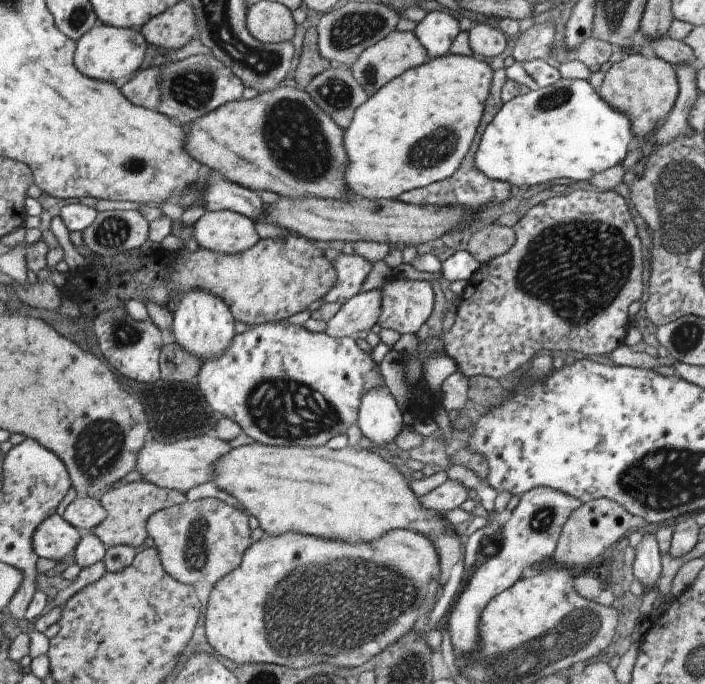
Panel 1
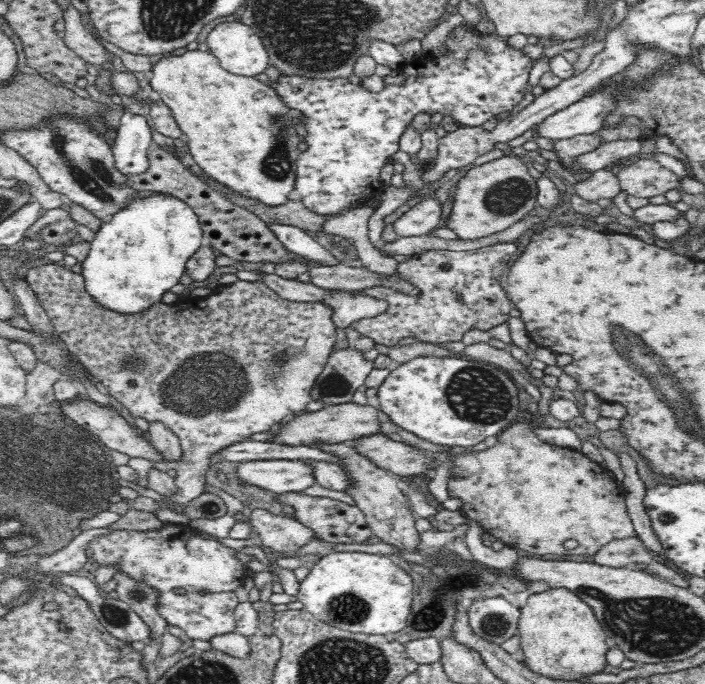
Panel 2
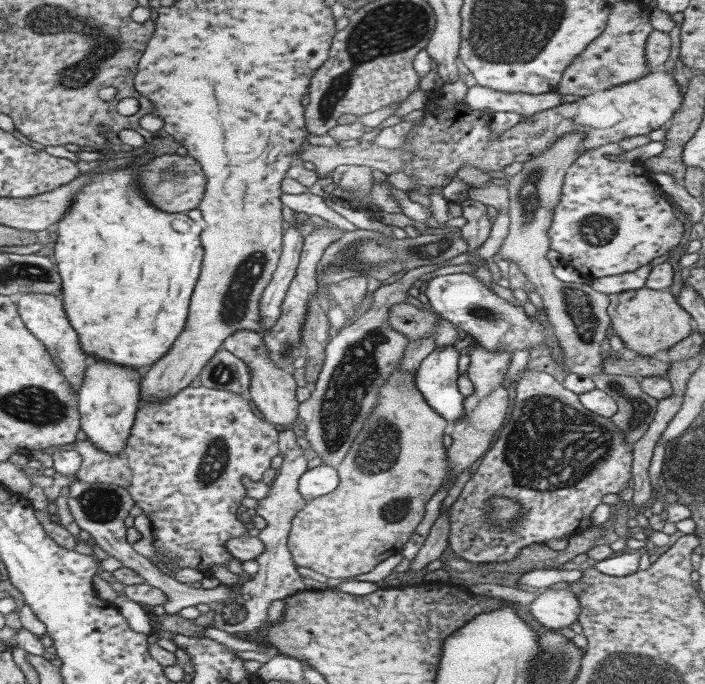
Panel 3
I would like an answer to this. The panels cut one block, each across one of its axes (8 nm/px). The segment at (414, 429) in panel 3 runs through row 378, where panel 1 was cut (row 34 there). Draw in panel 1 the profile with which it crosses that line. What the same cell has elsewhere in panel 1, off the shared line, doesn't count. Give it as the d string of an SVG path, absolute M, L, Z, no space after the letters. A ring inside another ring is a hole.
M393 31L391 34L388 34L386 38L382 38L380 42L366 48L358 60L352 64L350 70L354 74L354 78L358 80L358 83L366 93L374 95L376 91L380 90L382 86L388 84L406 72L410 68L416 68L425 64L429 61L428 54L424 49L424 46L420 43L420 40L413 34L413 32L399 32Z

